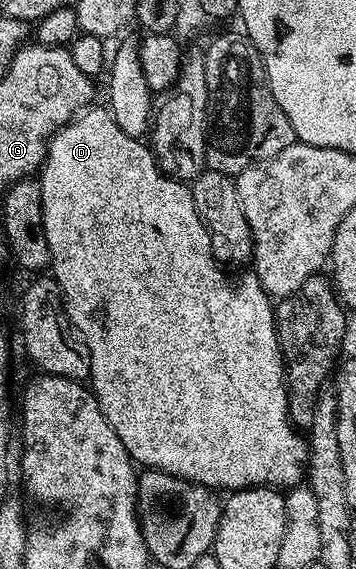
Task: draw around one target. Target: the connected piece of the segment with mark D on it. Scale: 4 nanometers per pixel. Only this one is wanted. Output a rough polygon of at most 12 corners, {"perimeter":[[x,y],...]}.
{"perimeter":[[109,110],[47,144],[49,271],[144,468],[290,489],[272,296]]}

